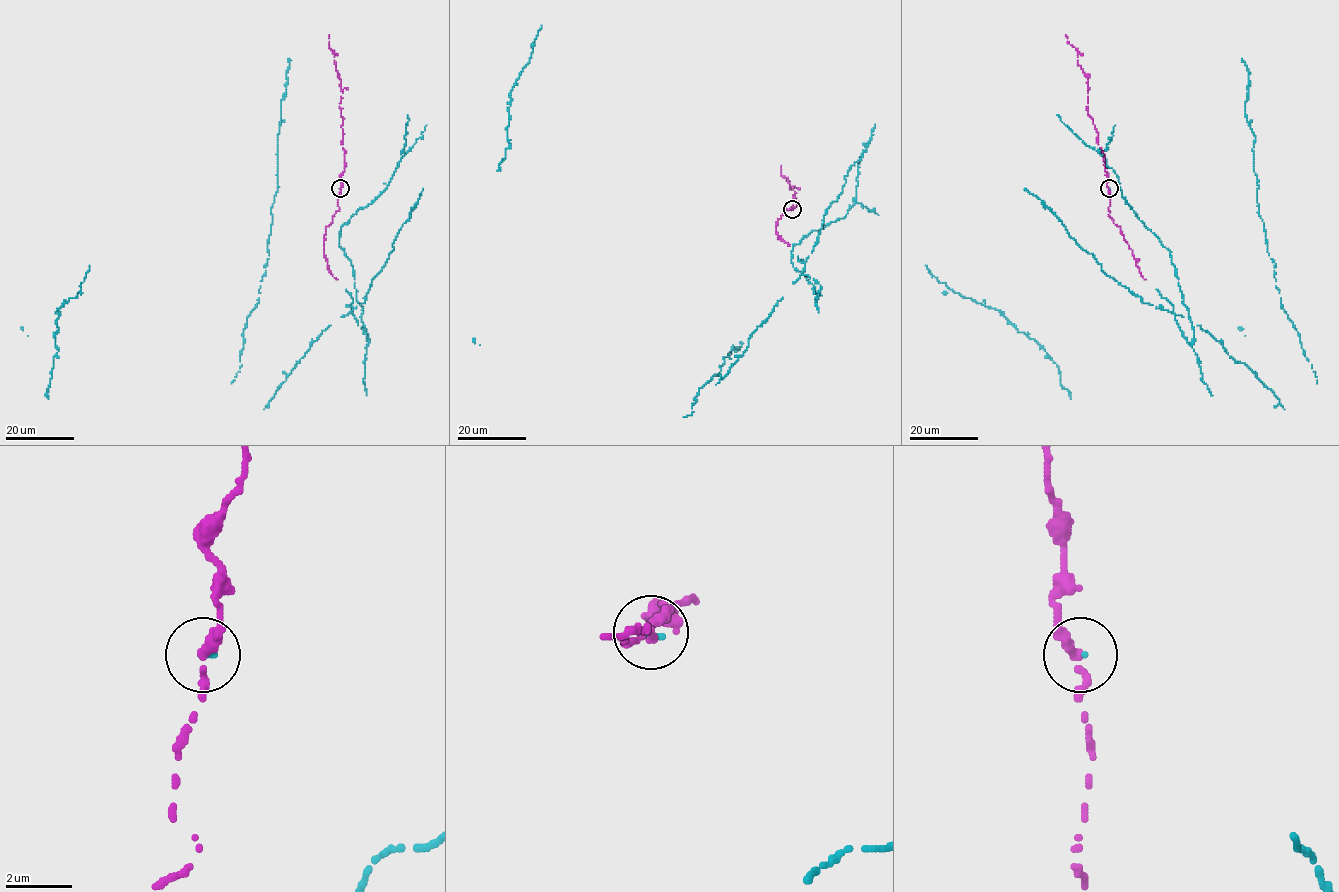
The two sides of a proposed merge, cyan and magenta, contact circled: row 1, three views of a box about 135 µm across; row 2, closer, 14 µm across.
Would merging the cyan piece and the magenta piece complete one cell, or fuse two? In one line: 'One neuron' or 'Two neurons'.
One neuron

